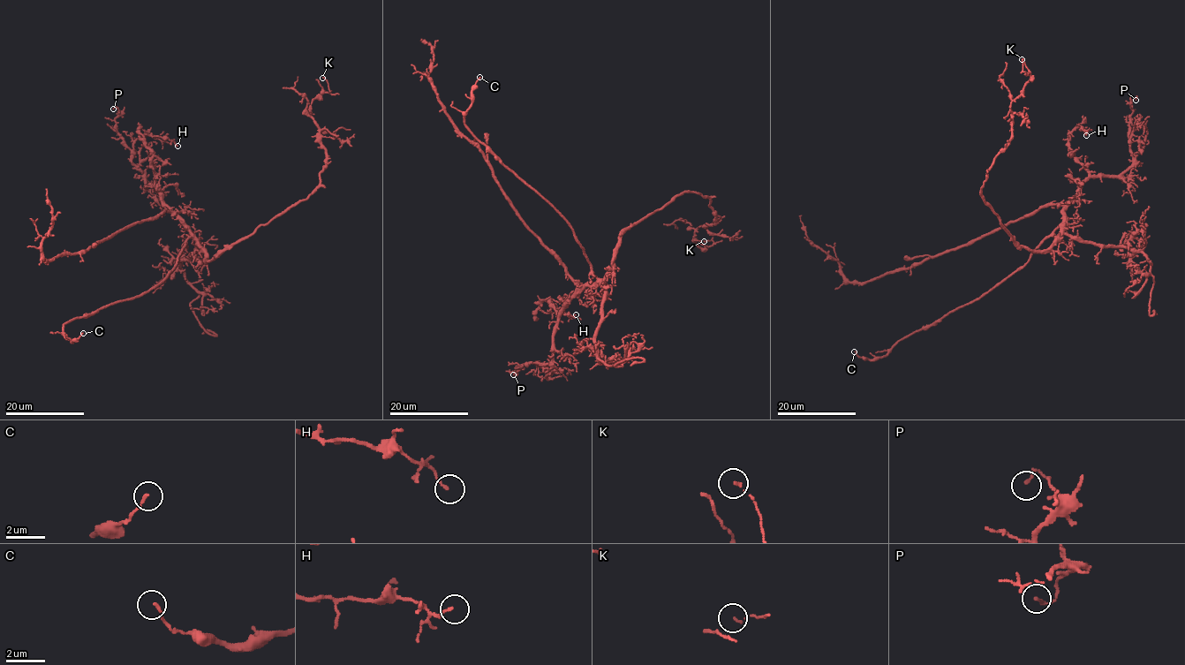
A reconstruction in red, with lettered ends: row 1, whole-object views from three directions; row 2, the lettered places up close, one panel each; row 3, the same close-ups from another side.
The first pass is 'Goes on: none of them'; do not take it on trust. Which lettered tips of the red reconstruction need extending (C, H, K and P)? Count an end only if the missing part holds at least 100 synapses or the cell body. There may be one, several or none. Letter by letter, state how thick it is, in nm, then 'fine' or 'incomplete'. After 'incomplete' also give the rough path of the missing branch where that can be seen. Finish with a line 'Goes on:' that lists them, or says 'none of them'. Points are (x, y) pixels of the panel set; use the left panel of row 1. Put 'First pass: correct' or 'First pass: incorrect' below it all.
C: 120 nm thick; fine
H: 110 nm thick; fine
K: 70 nm thick; fine
P: 140 nm thick; fine
Goes on: none of them
First pass: correct

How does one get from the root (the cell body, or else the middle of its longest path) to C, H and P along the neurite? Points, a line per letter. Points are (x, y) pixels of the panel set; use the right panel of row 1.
C: (1061, 211), (1063, 222), (1033, 252), (1030, 259), (979, 298), (902, 337), (882, 357), (863, 359), (854, 351)
H: (1061, 211), (1089, 176), (1089, 170), (1069, 150), (1068, 135), (1079, 126), (1087, 132), (1086, 135)
P: (1061, 211), (1090, 177), (1119, 176), (1133, 163), (1128, 128), (1132, 112), (1130, 102), (1135, 96), (1135, 100)

